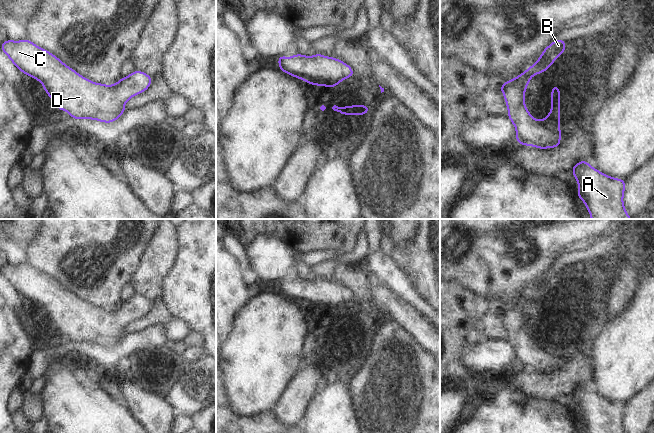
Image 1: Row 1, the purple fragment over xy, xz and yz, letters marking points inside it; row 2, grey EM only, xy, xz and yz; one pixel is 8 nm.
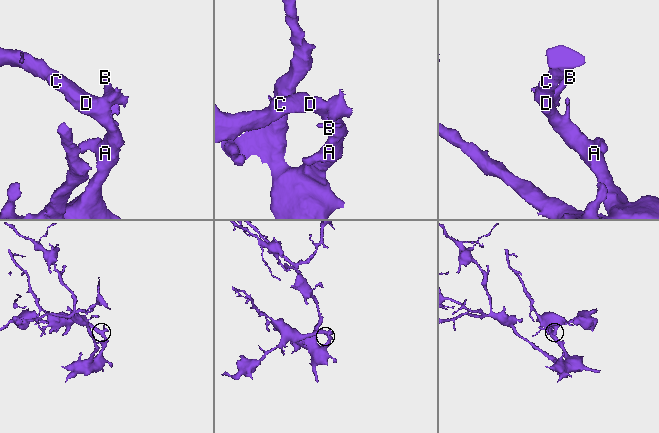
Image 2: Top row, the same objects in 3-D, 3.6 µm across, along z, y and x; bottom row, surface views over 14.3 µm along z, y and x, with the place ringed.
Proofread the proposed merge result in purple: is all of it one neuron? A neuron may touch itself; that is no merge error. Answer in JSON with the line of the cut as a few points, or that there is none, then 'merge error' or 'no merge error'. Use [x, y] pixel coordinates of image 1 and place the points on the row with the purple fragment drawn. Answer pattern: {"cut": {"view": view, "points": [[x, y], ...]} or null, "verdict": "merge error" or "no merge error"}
{"cut": null, "verdict": "no merge error"}

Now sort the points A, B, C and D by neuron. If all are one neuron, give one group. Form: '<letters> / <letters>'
A B C D

